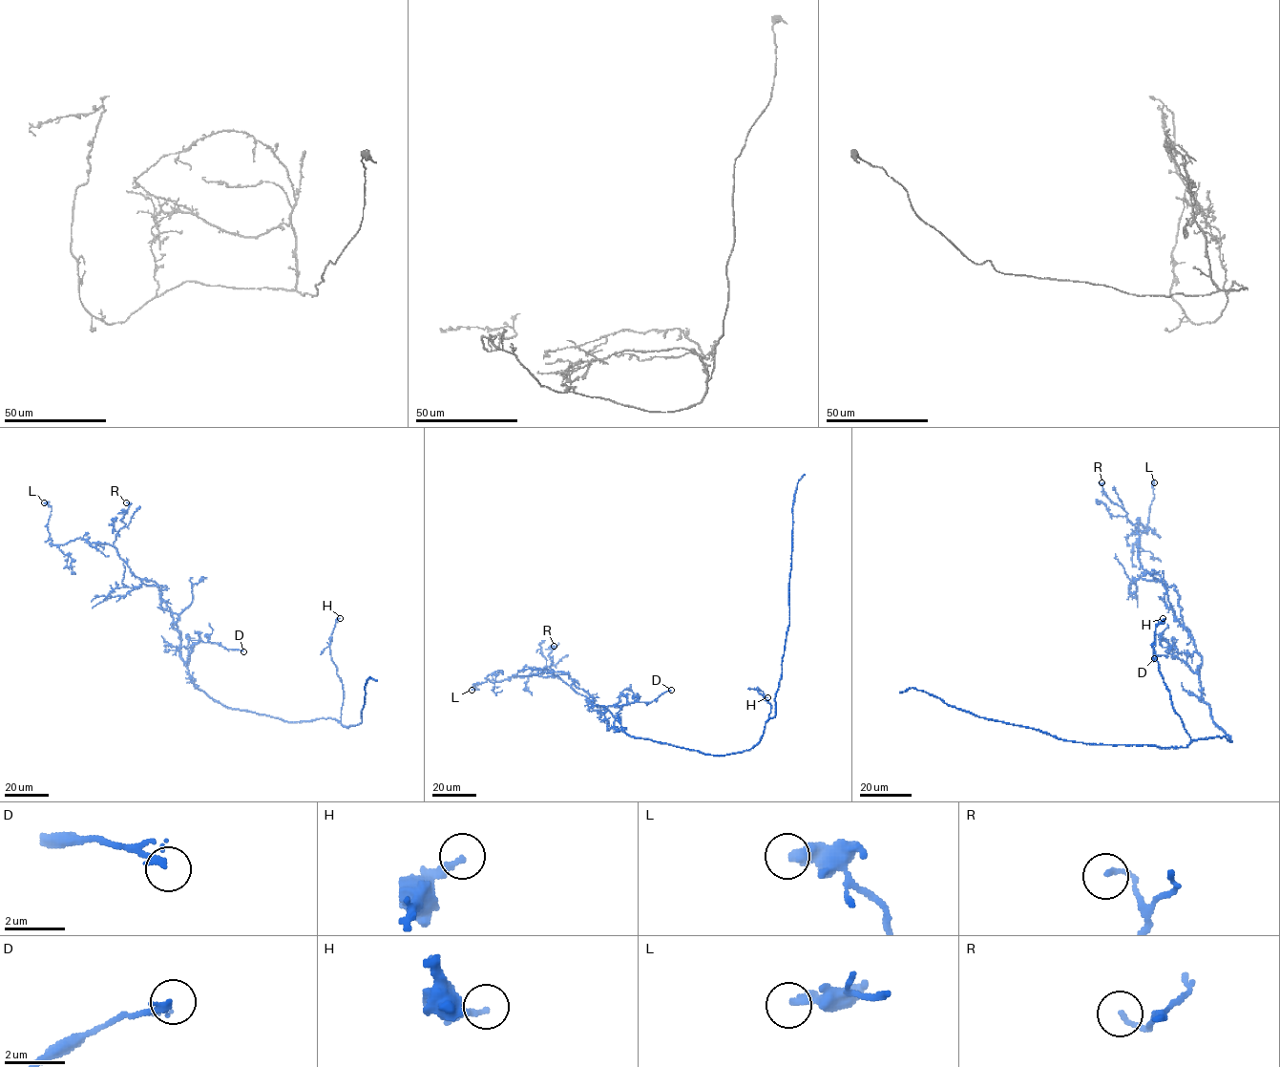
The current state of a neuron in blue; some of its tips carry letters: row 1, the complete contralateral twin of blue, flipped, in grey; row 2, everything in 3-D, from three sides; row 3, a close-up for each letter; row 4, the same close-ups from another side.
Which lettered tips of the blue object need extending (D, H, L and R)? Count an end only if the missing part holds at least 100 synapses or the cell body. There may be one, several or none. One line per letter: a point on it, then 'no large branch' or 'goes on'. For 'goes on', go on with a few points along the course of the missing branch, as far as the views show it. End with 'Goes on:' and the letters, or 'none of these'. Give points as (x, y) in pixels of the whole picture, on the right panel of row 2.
D: (1154, 658) | no large branch
H: (1163, 618) | no large branch
L: (1154, 482) | no large branch
R: (1101, 482) | no large branch
Goes on: none of these

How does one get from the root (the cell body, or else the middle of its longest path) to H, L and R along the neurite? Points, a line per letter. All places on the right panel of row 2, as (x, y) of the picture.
H: (1222, 729), (1231, 741), (1226, 737), (1192, 739), (1175, 712), (1153, 646), (1156, 627), (1163, 618)
L: (1222, 729), (1203, 699), (1202, 657), (1183, 624), (1179, 595), (1140, 563), (1137, 527), (1147, 532), (1154, 482)
R: (1222, 729), (1203, 699), (1202, 657), (1183, 624), (1179, 595), (1173, 586), (1143, 568), (1136, 528), (1101, 482)

